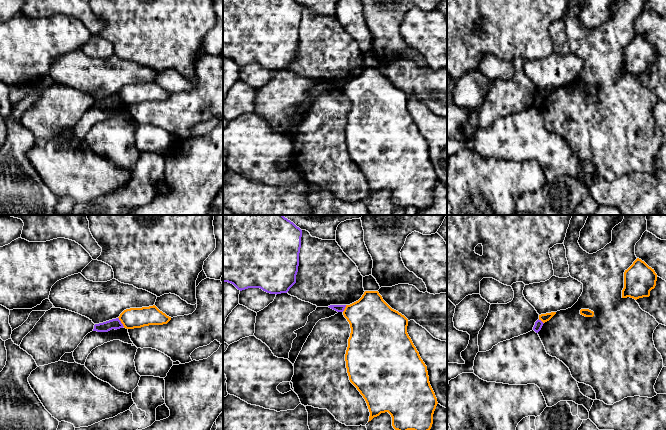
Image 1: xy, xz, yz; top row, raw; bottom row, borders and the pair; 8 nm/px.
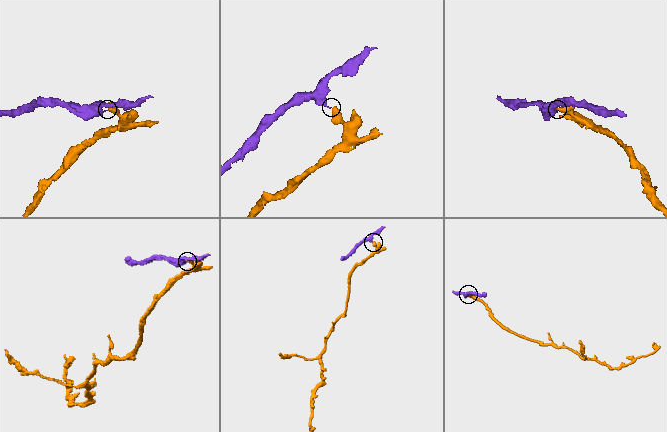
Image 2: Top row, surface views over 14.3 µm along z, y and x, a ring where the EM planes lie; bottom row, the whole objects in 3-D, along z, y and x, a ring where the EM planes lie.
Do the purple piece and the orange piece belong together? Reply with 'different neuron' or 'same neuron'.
different neuron

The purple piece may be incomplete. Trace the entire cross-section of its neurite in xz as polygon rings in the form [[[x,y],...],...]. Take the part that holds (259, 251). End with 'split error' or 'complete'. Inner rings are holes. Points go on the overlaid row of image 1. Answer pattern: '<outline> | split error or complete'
[[[223,215],[223,282],[233,284],[238,290],[260,288],[270,294],[287,293],[296,283],[299,266],[302,230],[283,215]]] | complete

